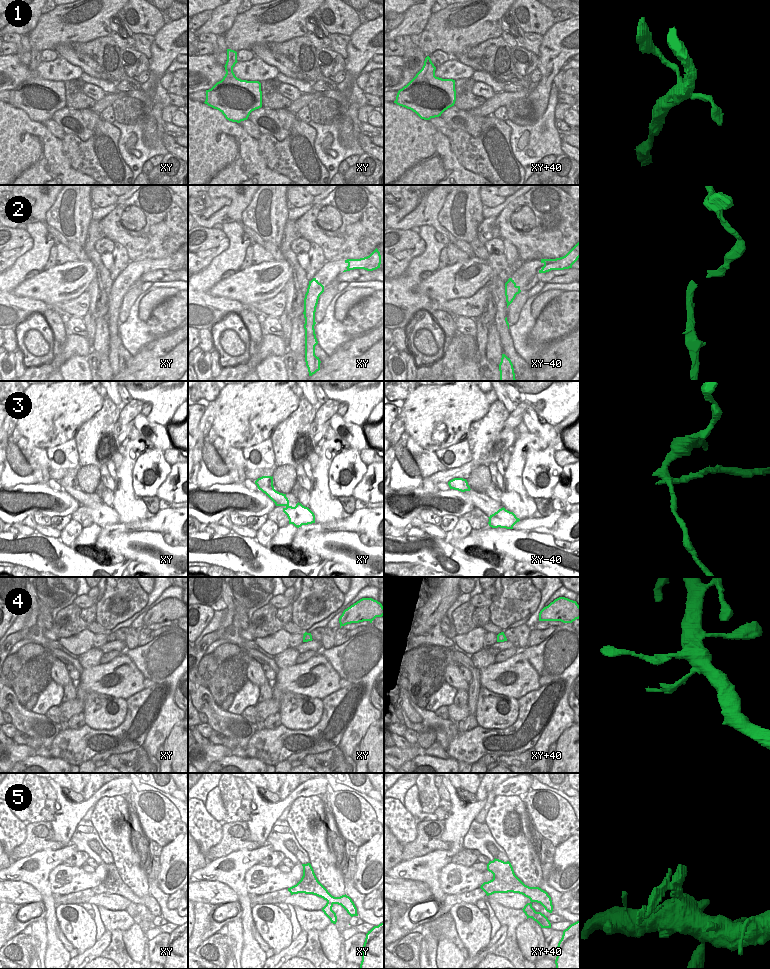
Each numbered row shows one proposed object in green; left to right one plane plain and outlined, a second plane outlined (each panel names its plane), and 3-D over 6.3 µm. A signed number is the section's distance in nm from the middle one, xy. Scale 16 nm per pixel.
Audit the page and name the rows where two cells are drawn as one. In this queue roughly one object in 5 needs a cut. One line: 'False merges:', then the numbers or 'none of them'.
False merges: 3, 4, 5

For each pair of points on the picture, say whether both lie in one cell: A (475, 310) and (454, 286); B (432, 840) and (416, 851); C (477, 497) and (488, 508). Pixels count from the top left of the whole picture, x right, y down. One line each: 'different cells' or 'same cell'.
A: different cells
B: same cell
C: same cell

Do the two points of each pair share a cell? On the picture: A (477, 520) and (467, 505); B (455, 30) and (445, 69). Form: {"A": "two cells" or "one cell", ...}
{"A": "two cells", "B": "two cells"}

